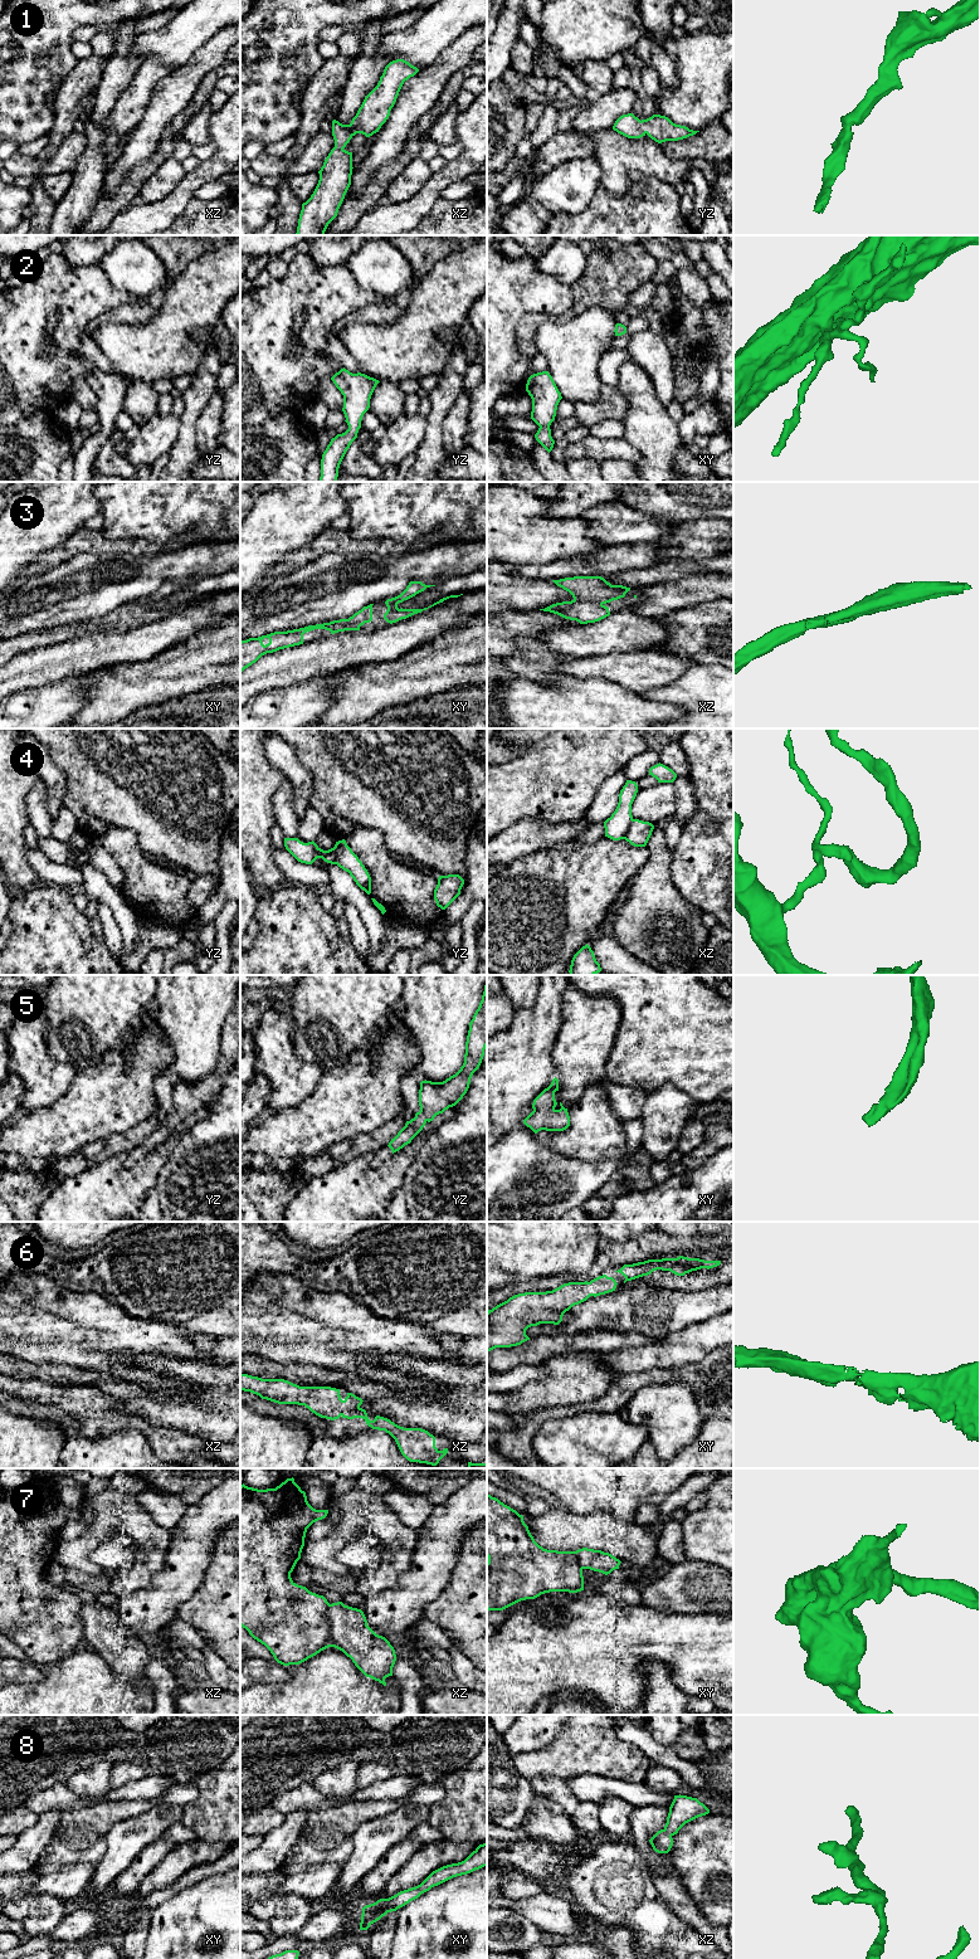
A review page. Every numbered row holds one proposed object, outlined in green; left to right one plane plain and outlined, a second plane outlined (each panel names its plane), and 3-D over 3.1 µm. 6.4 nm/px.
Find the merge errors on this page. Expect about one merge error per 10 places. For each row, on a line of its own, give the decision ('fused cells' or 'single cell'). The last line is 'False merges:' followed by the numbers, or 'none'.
1: single cell
2: single cell
3: single cell
4: fused cells
5: single cell
6: single cell
7: fused cells
8: single cell
False merges: 4, 7

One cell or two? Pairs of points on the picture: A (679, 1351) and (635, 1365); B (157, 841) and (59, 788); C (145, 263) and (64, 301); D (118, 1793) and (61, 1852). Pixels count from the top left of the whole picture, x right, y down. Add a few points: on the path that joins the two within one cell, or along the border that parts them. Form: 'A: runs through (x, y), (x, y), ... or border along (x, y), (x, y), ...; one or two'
A: runs through (668, 1351), (647, 1356); one
B: border along (54, 764), (62, 769), (66, 776), (64, 803); two
C: border along (96, 263), (116, 287), (135, 296); two
D: border along (142, 1799), (100, 1799), (83, 1807); two

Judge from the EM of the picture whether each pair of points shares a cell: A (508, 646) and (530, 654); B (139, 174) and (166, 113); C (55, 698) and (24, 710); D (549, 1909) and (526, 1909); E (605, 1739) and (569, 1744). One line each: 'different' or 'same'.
A: different
B: different
C: same
D: same
E: same

